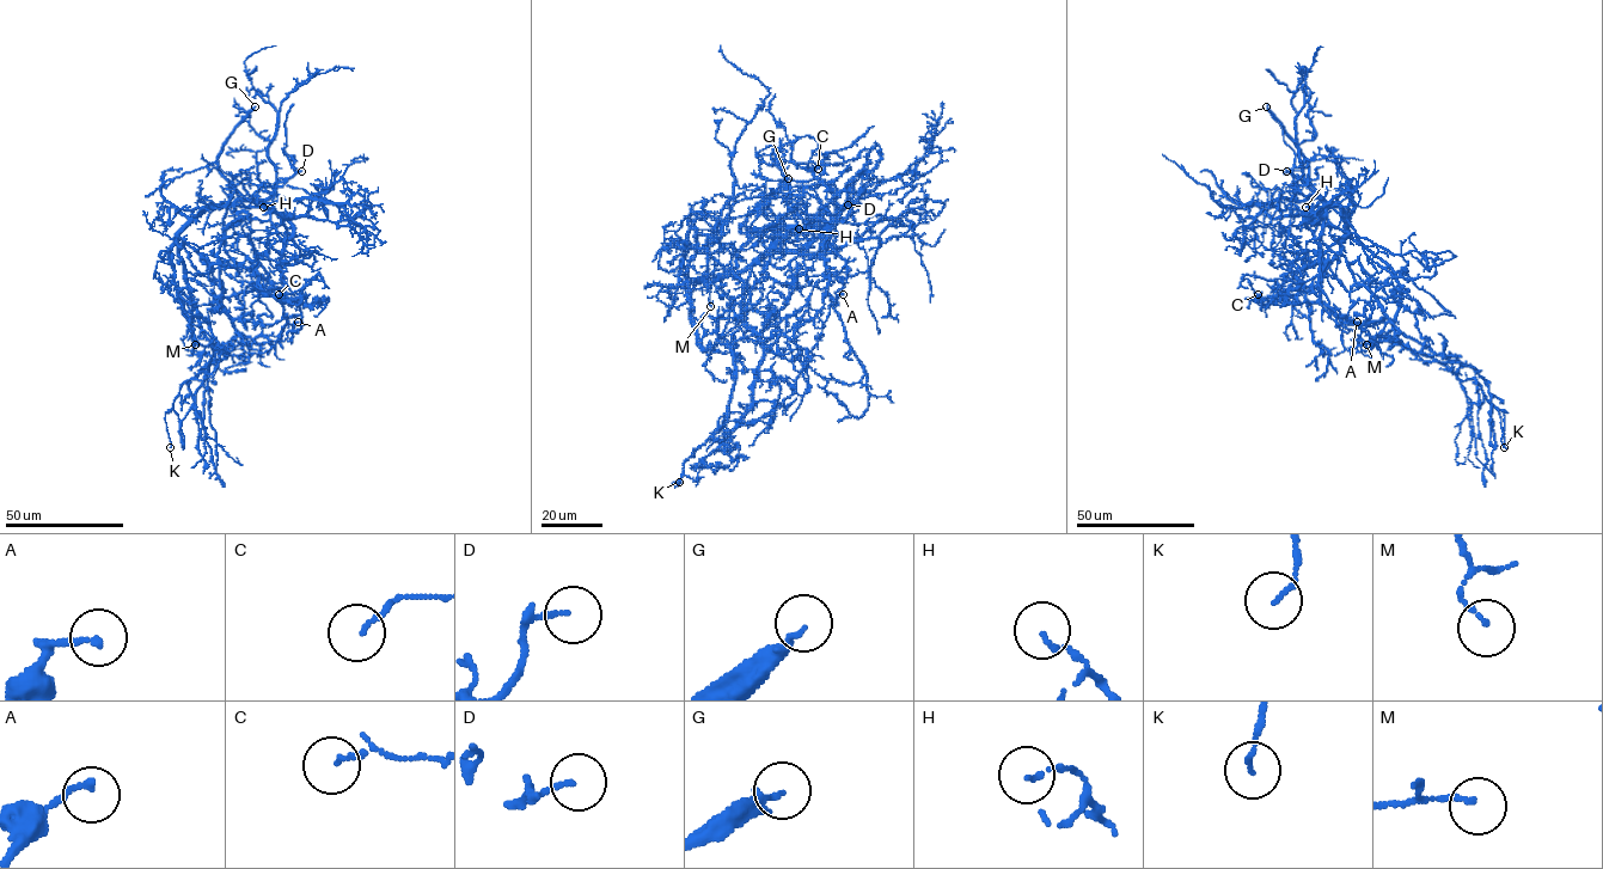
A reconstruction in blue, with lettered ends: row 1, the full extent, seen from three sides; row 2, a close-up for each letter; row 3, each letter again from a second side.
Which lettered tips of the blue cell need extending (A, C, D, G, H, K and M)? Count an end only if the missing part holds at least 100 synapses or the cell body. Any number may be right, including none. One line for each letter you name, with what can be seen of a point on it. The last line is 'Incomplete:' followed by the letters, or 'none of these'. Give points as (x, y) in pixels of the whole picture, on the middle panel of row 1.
G: (788, 178)
Incomplete: G

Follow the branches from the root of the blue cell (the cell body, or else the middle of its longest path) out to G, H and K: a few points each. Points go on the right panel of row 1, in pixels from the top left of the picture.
G: (1325, 254), (1305, 221), (1325, 210), (1325, 200), (1310, 181), (1301, 148), (1266, 106)
H: (1325, 254), (1305, 219), (1323, 212), (1326, 202), (1316, 213), (1305, 207)
K: (1325, 254), (1322, 244), (1350, 237), (1390, 268), (1395, 336), (1481, 386), (1503, 411), (1504, 447)

